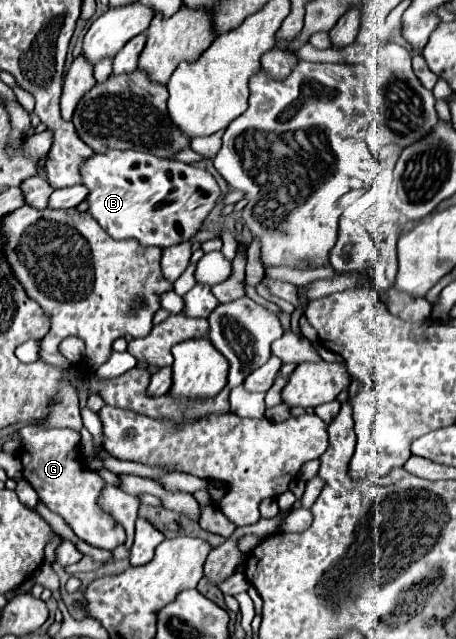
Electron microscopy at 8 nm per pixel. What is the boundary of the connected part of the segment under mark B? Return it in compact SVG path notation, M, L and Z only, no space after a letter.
M134 150L94 154L82 164L82 180L90 190L90 214L114 240L134 238L140 246L156 246L162 250L194 238L222 194L206 170Z

